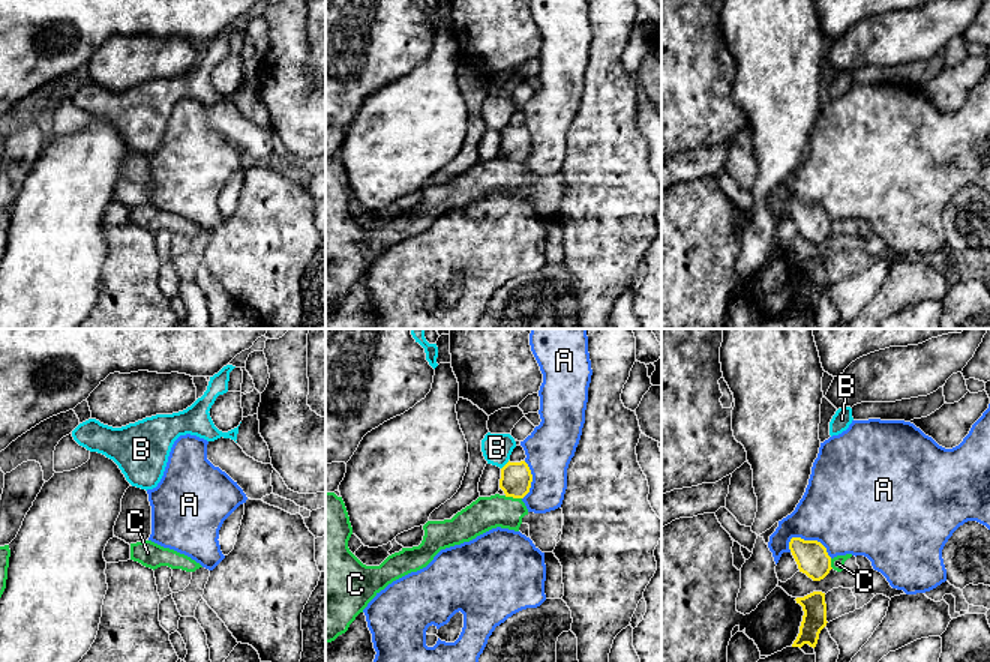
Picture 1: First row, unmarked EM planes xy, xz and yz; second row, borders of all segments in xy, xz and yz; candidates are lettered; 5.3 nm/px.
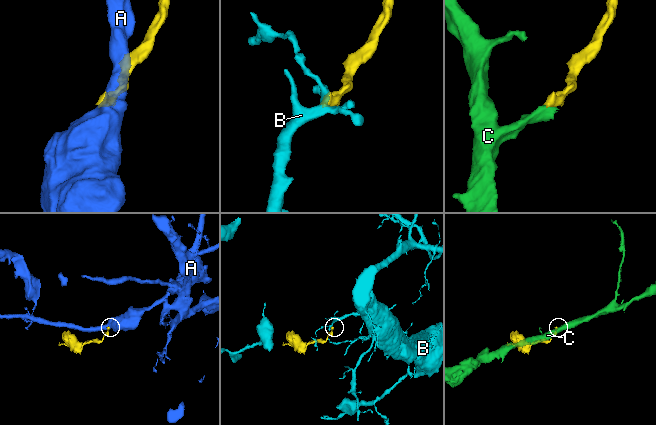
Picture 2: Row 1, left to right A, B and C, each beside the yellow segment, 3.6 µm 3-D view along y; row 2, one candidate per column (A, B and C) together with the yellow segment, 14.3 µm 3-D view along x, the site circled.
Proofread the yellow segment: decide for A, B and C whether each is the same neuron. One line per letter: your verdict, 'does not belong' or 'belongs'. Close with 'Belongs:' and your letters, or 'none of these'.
A: does not belong
B: does not belong
C: belongs
Belongs: C

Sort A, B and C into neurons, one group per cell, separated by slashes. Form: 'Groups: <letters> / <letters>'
Groups: A / B / C

